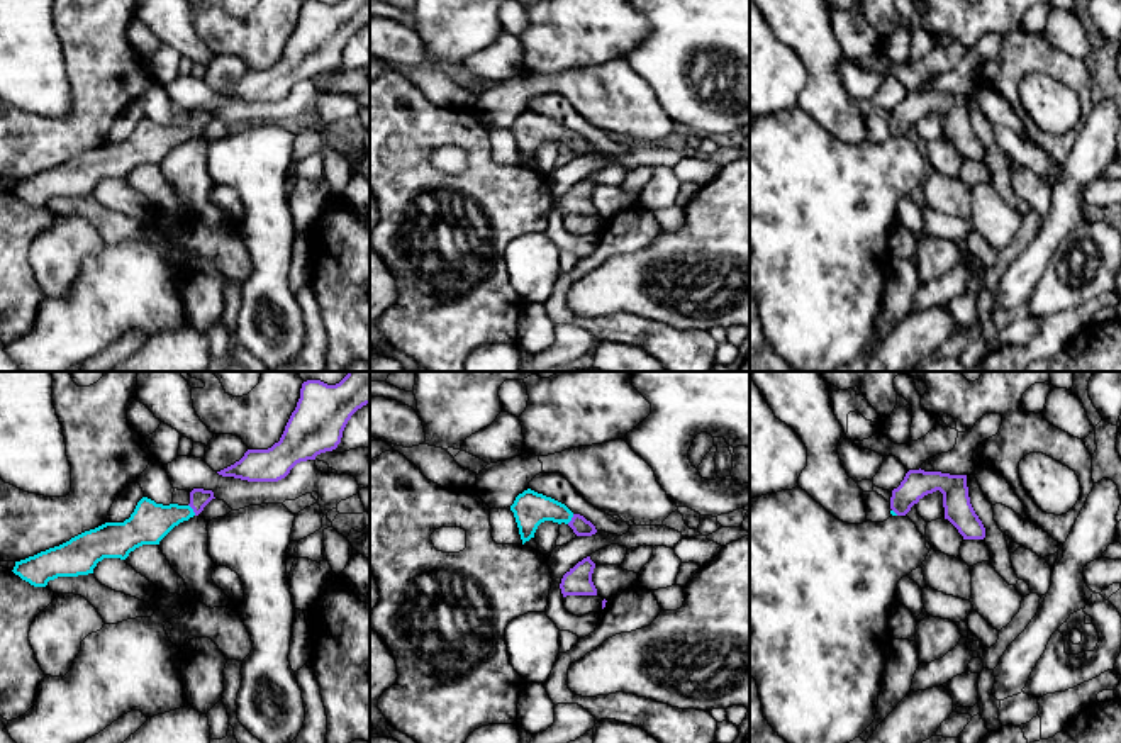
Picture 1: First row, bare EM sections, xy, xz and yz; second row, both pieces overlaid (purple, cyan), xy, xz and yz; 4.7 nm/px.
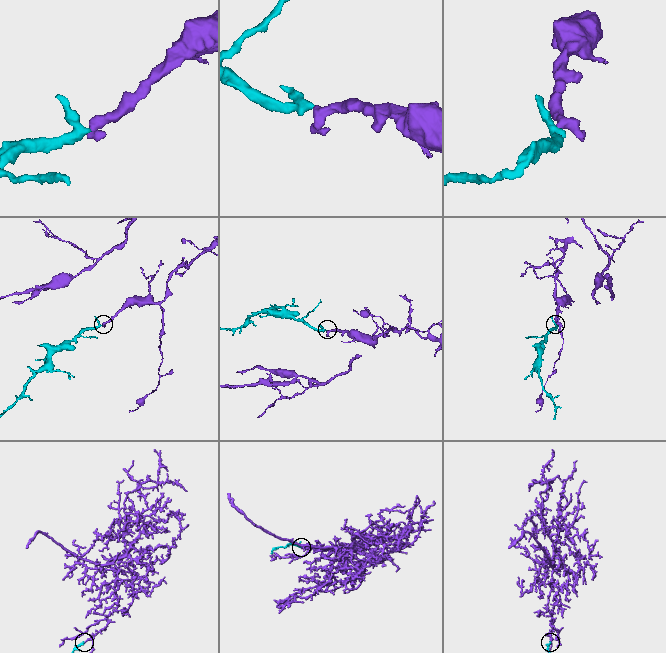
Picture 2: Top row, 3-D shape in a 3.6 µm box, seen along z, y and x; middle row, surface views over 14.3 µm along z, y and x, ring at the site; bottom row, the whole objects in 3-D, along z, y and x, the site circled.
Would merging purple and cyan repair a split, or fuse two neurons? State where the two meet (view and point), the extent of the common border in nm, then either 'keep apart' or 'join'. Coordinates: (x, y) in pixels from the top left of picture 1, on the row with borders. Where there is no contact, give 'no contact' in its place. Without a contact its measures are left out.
meets purple in xy at (192, 508); contact 70 nm long; join

